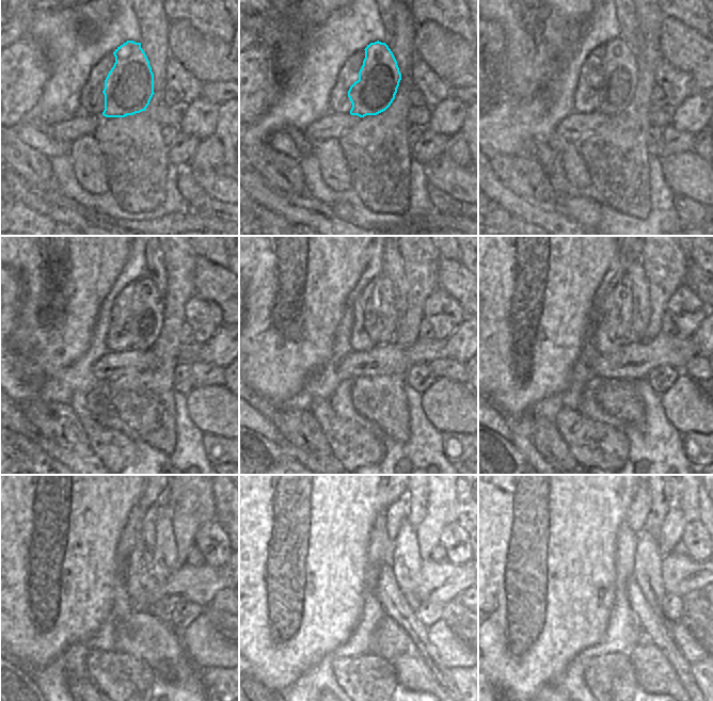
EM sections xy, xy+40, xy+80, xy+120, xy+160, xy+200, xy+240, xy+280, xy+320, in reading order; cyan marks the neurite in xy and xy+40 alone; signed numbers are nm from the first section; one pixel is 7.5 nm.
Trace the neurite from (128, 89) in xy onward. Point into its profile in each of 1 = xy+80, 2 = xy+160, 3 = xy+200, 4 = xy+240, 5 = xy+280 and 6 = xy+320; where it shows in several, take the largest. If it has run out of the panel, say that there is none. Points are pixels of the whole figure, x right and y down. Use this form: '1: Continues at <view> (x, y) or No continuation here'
1: Continues at xy+80 (616, 90)
2: Continues at xy+160 (383, 290)
3: Continues at xy+200 (621, 295)
4: Continues at xy+240 (146, 542)
5: Continues at xy+280 (397, 513)
6: Continues at xy+320 (640, 505)

